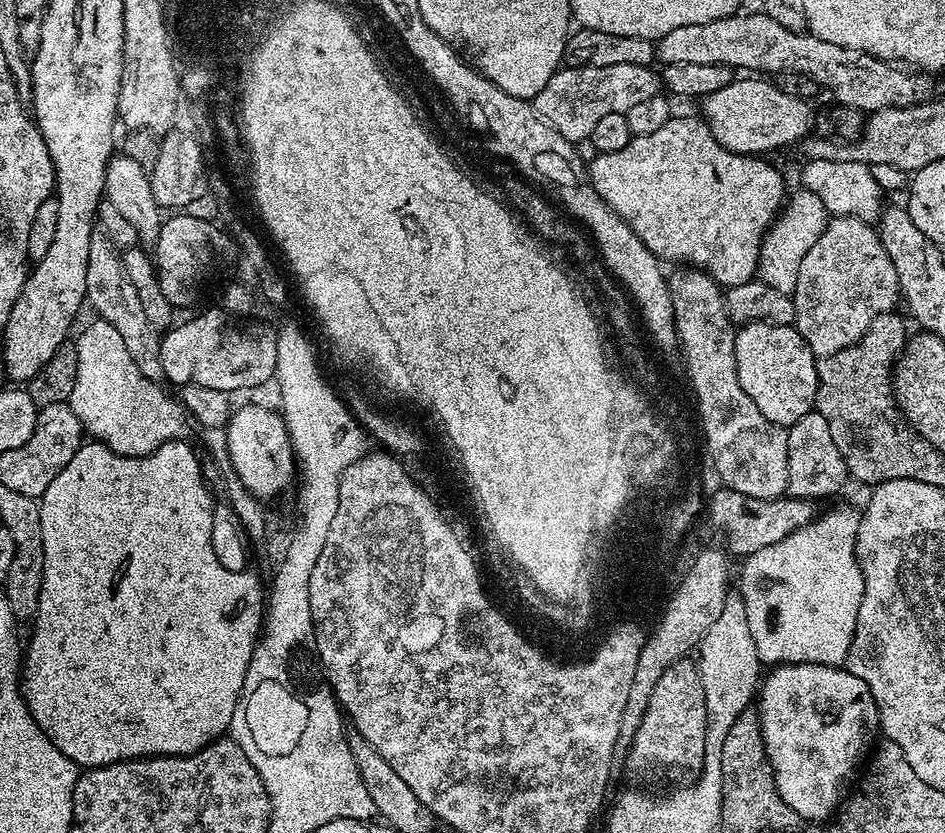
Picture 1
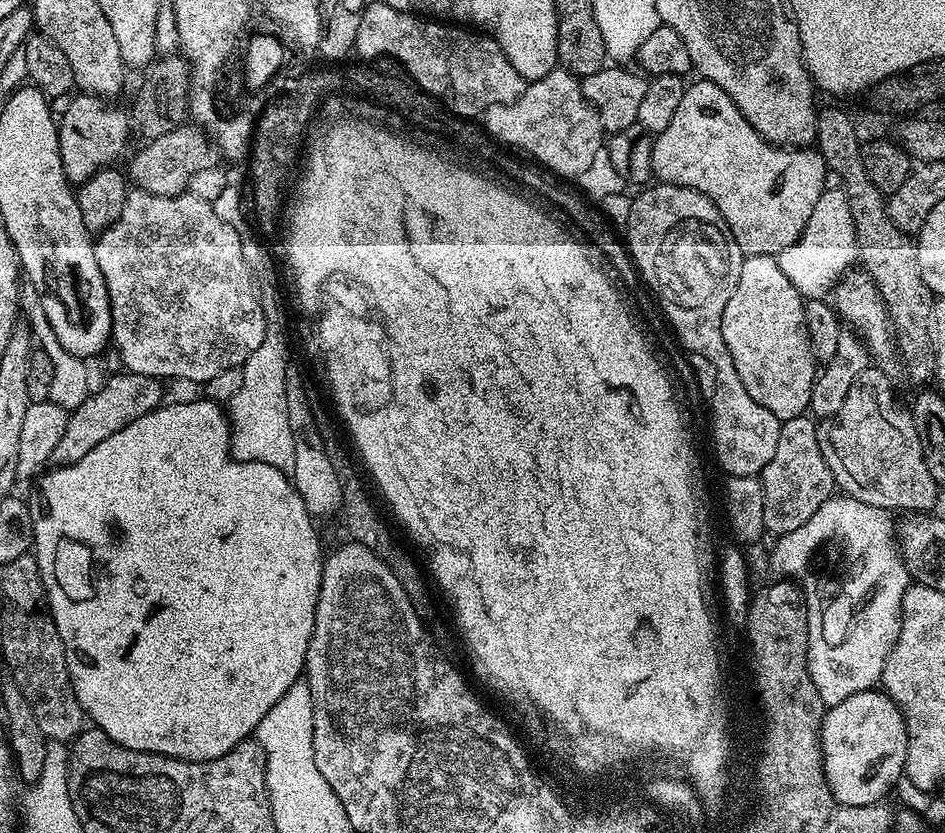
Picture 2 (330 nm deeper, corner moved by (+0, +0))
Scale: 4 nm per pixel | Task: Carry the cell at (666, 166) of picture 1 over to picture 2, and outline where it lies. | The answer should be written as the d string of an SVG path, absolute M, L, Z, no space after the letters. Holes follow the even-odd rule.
M703 78L697 84L689 83L682 94L682 102L670 126L654 139L653 177L661 184L677 184L692 188L714 202L726 226L734 234L745 256L779 257L787 248L799 244L804 227L813 213L818 198L826 189L824 179L829 179L828 165L819 151L807 148L781 148L762 139L758 130L746 122L742 110L734 106L730 94L722 86Z

